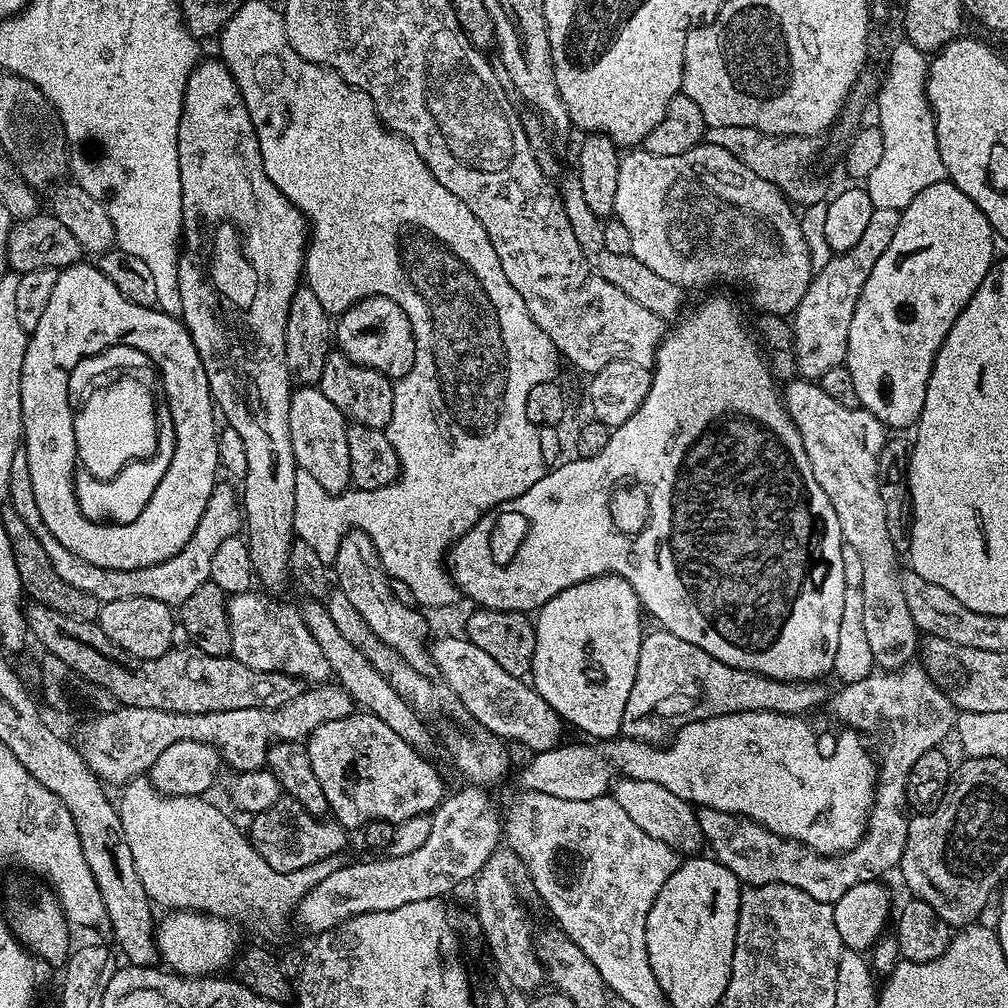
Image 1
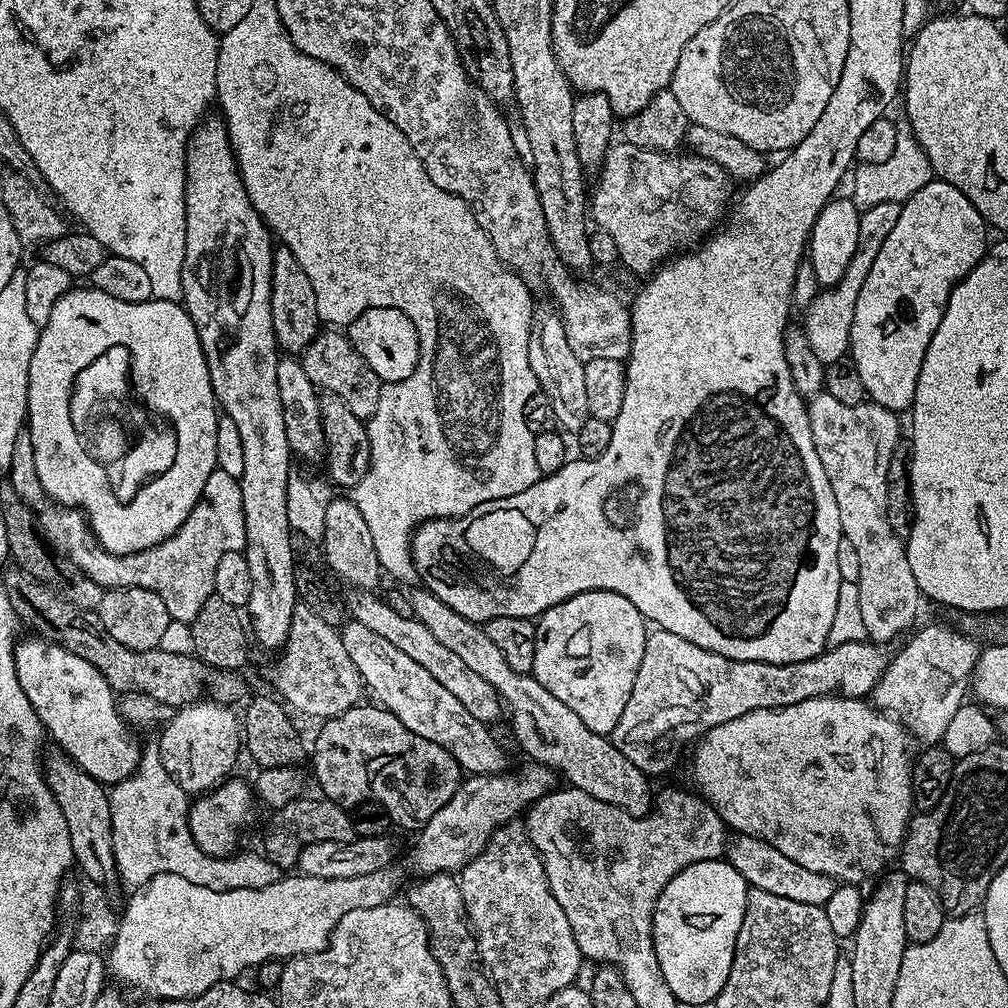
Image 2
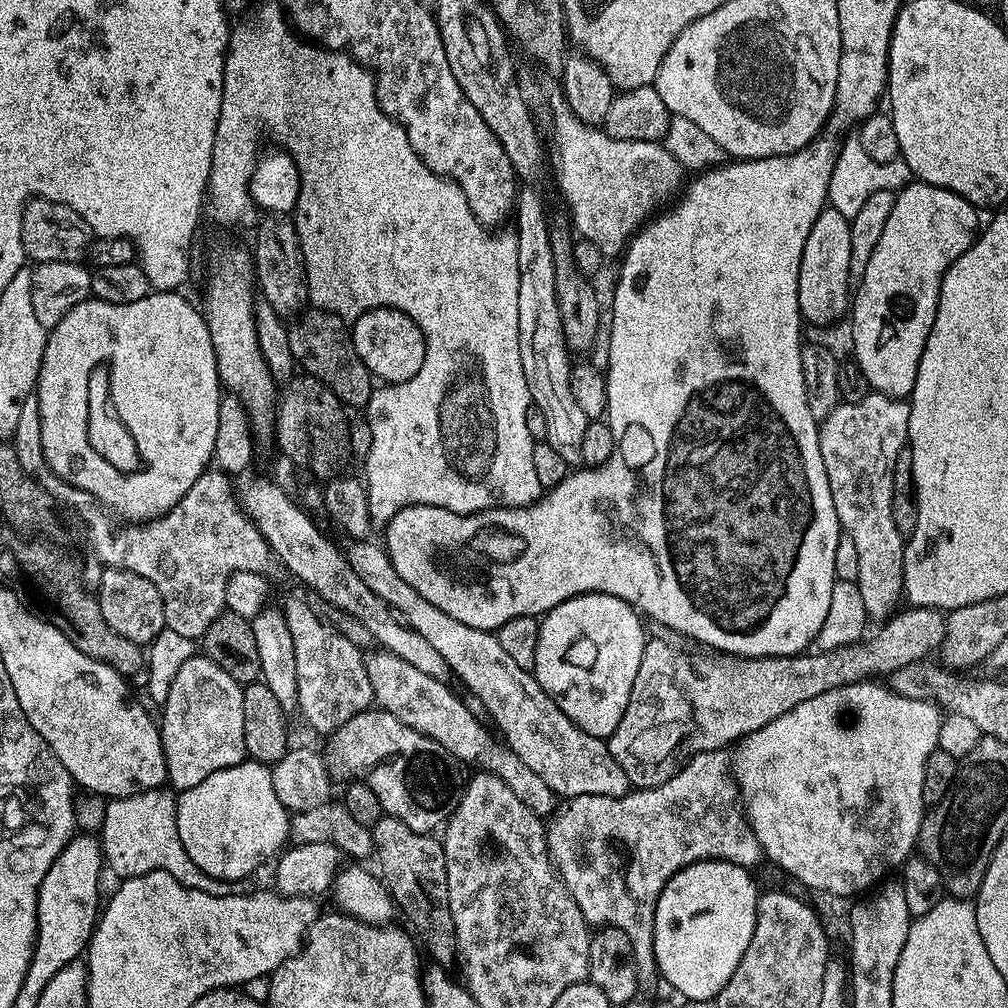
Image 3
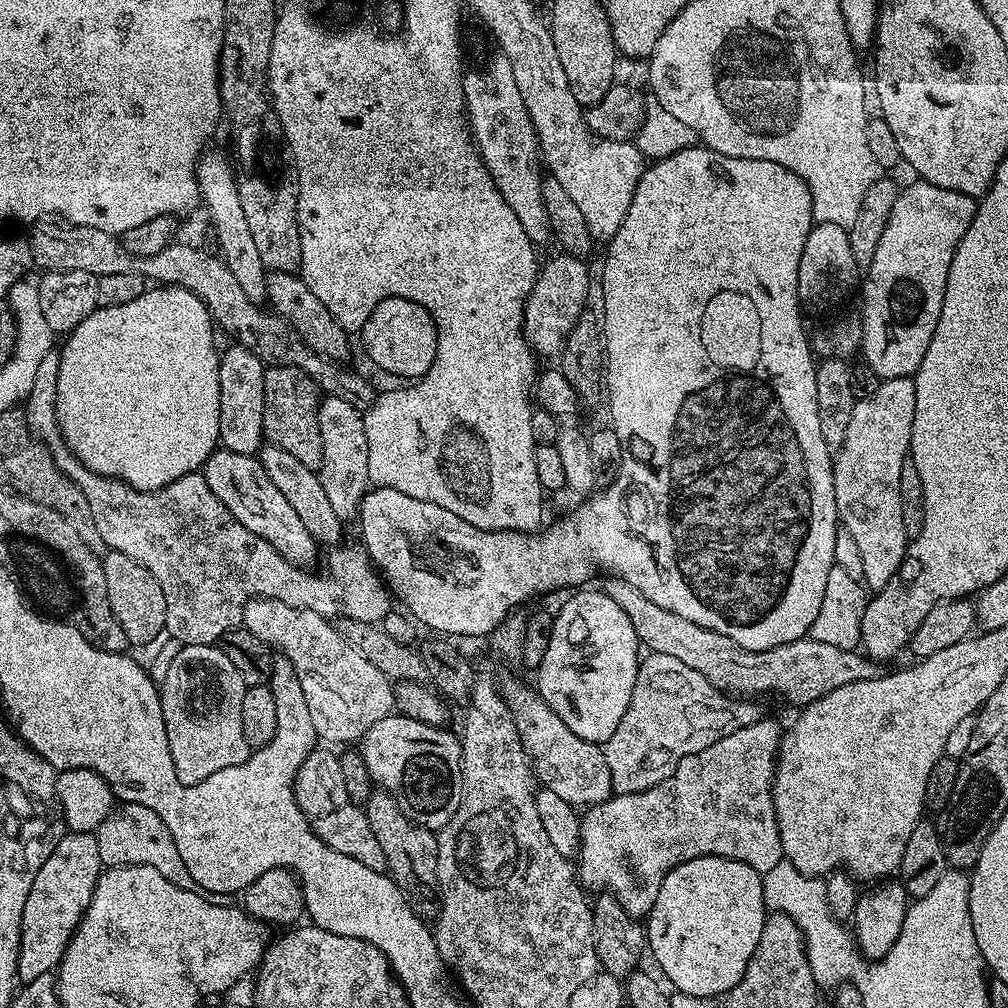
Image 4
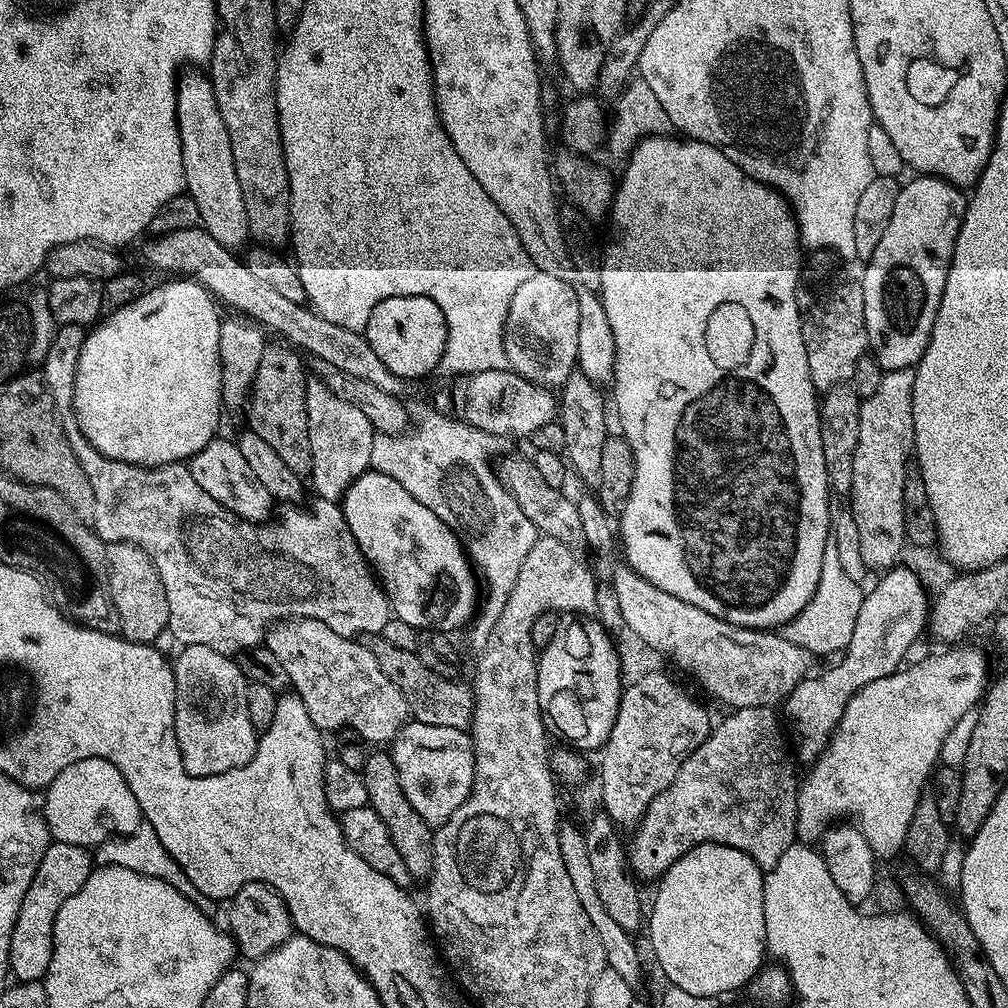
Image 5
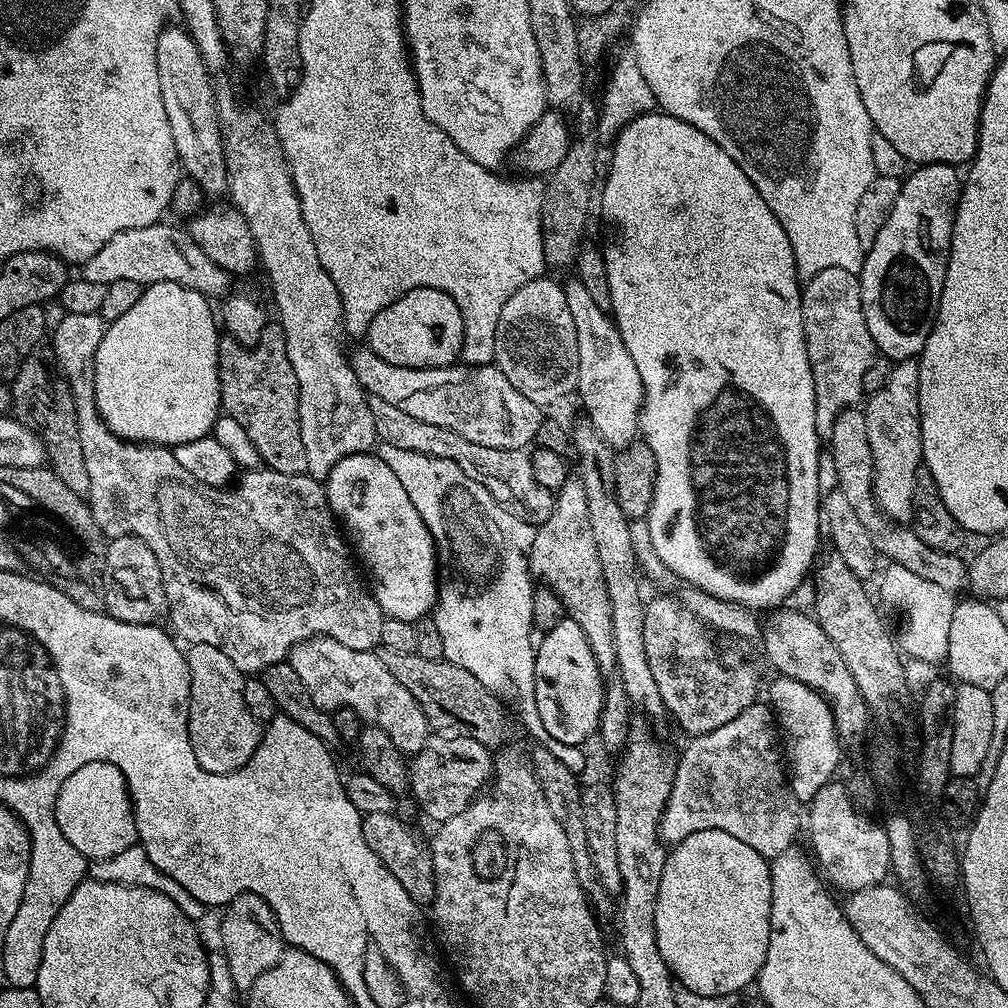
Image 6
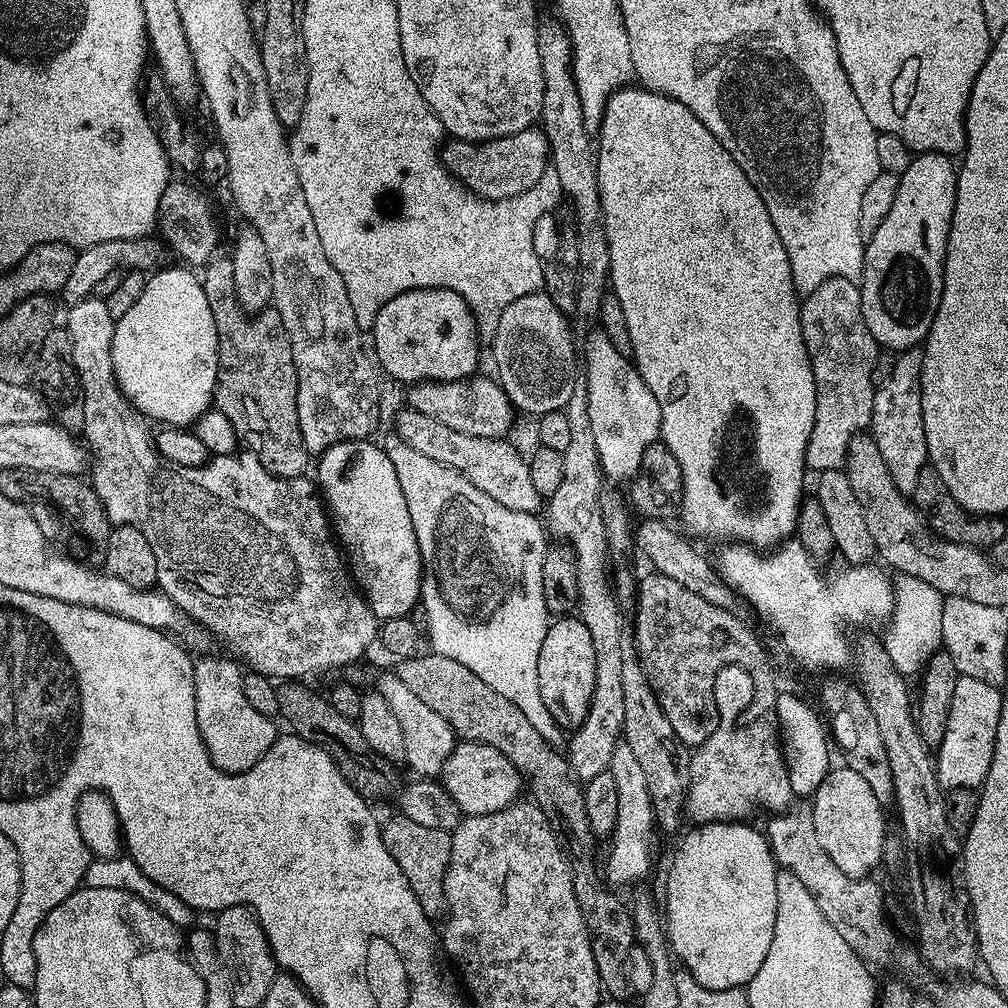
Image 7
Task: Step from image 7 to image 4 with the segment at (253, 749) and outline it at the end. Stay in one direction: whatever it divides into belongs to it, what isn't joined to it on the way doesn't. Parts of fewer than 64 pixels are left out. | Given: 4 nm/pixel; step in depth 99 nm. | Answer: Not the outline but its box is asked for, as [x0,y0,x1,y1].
[159,644,250,784]

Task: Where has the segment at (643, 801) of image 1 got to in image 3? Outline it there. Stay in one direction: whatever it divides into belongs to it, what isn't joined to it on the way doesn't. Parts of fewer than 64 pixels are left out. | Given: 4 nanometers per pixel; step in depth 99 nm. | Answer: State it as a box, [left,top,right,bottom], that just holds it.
[346,538,629,798]

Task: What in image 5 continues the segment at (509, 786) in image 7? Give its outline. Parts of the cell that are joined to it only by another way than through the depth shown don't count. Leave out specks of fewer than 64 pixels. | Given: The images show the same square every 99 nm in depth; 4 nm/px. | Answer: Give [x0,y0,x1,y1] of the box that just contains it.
[390,719,475,825]

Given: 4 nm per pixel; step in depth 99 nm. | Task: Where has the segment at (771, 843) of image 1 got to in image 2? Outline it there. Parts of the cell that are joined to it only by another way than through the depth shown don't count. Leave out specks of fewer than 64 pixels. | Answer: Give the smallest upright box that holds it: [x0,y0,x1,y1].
[726,624,982,906]

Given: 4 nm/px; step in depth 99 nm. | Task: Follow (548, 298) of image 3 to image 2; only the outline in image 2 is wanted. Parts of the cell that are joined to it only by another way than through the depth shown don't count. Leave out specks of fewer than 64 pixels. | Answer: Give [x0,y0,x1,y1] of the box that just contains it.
[527,307,590,433]

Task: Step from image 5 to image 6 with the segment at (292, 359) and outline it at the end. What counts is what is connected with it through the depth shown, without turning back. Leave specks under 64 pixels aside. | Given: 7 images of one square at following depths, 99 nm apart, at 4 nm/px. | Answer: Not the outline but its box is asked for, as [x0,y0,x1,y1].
[220,322,307,476]

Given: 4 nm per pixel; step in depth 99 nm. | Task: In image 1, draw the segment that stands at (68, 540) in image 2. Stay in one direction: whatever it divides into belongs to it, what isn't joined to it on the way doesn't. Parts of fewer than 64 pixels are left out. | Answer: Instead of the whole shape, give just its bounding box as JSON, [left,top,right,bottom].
[7,447,242,606]

